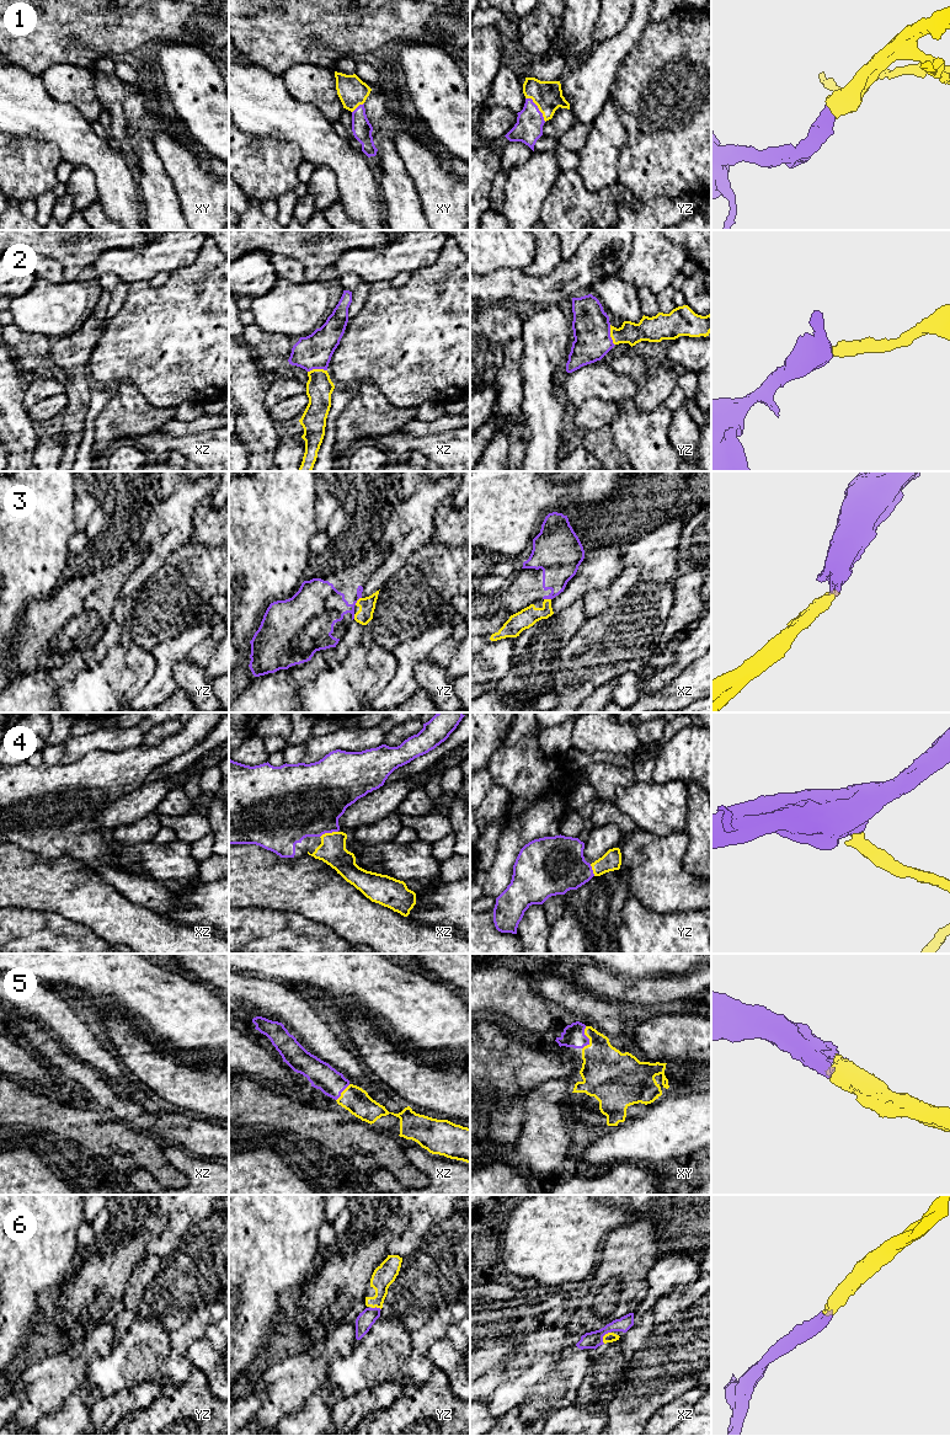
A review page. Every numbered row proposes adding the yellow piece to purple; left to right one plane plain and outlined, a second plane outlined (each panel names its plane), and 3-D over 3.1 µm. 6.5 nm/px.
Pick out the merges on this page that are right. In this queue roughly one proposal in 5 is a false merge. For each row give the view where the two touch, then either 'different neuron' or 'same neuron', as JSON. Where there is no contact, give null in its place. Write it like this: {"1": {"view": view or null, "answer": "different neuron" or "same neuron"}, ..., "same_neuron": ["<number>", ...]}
{"1": {"view": "yz", "answer": "same neuron"}, "2": {"view": "yz", "answer": "same neuron"}, "3": {"view": "yz", "answer": "different neuron"}, "4": {"view": "xz", "answer": "same neuron"}, "5": {"view": "xy", "answer": "same neuron"}, "6": {"view": "xz", "answer": "same neuron"}, "same_neuron": ["1", "2", "4", "5", "6"]}

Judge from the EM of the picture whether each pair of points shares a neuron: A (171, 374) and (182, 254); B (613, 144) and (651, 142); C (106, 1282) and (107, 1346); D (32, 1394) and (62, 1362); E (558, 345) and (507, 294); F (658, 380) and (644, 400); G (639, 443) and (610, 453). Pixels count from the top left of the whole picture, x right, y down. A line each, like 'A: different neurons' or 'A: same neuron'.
A: different neurons
B: different neurons
C: different neurons
D: same neuron
E: different neurons
F: same neuron
G: different neurons

